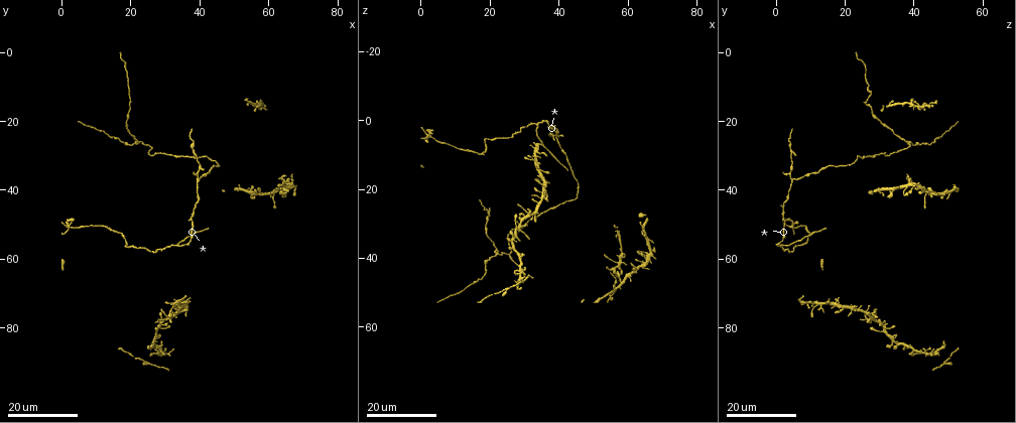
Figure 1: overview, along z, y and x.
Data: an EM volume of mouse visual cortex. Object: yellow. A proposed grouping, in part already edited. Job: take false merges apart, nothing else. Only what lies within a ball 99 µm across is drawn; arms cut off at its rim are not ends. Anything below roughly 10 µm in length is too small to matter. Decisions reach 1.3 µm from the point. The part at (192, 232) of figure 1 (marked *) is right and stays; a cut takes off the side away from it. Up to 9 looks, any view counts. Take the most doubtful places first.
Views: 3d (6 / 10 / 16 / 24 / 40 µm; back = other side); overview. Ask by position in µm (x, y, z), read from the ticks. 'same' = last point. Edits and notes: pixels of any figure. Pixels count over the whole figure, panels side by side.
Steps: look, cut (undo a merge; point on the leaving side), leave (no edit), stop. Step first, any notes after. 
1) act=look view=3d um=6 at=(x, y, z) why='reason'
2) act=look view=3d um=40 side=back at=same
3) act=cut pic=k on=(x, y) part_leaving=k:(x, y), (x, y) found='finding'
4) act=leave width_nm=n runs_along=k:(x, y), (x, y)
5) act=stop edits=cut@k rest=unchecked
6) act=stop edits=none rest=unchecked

act=look view=3d um=24 at=(21.5, 26.0, 39.0)

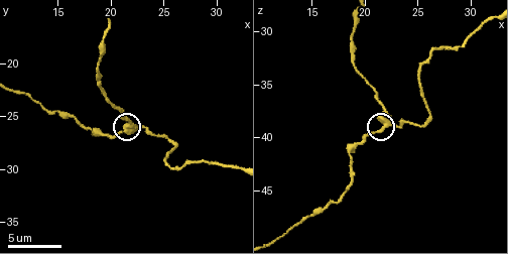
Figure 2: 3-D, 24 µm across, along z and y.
act=look view=3d um=6 at=same

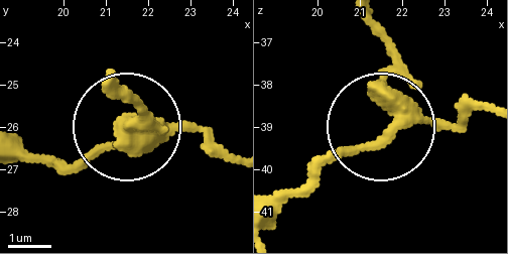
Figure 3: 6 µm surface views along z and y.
act=cut pic=3 on=(140, 107) part_leaving=3:(154, 137), (114, 86) found='a second cell is stuck on'

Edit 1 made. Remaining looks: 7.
act=look view=overview

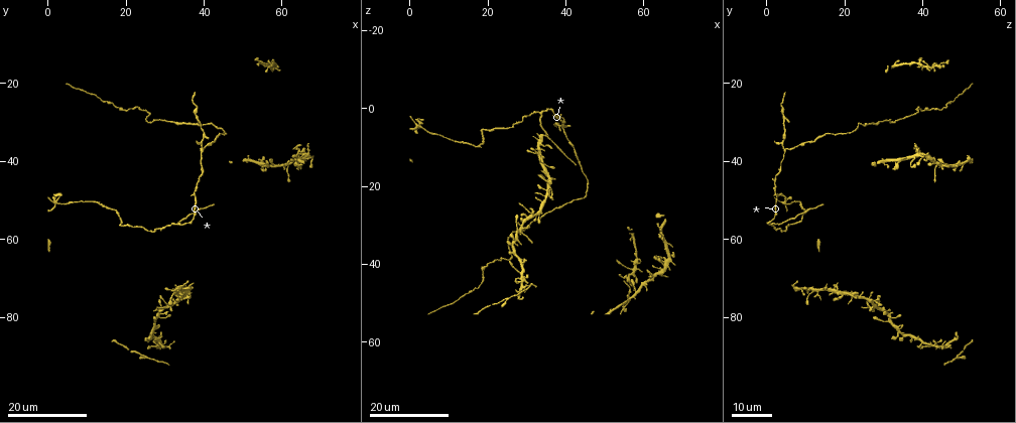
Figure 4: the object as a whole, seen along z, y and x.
act=look view=3d um=16 at=(2.5, 50.5, 4.5) why='thick turns thin'

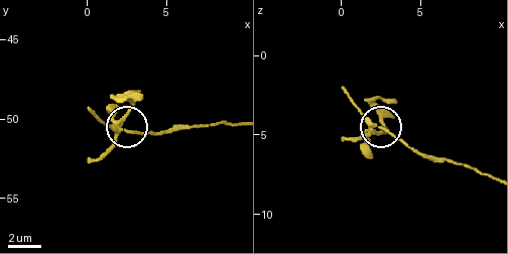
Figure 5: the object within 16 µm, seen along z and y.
act=look view=3d um=6 at=same

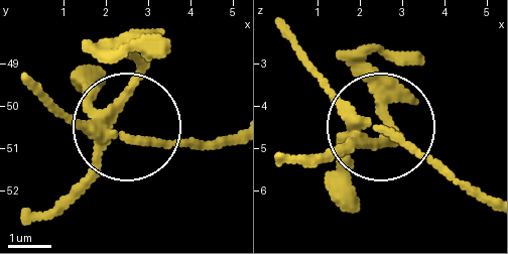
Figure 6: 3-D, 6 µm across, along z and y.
act=cut pic=6 on=(83, 180) part_leaving=6:(102, 122), (91, 172), (37, 216) found='two cells meet here'

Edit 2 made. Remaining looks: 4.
act=look view=3d um=24 at=(28.5, 87.0, 46.5) why='calibre changes'

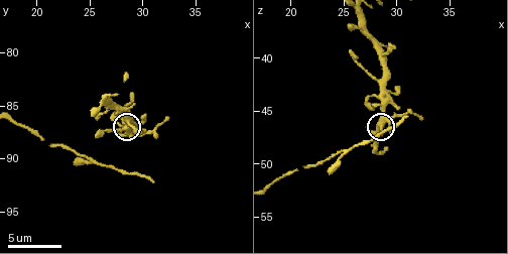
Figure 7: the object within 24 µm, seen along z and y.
act=look view=3d um=10 at=same

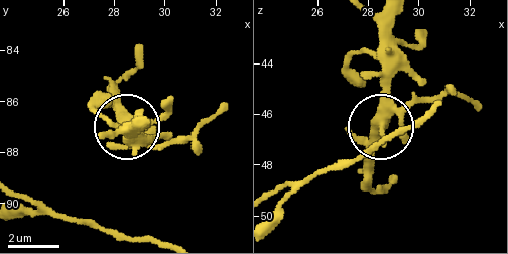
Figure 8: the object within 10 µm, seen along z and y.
act=leave runs_along=8:(388, 18), (386, 125), (407, 105), (451, 90) found='continuous, no second cell'

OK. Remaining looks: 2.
act=look view=3d um=24 at=(19.0, 56.5, 5.5) why='a narrow waist'

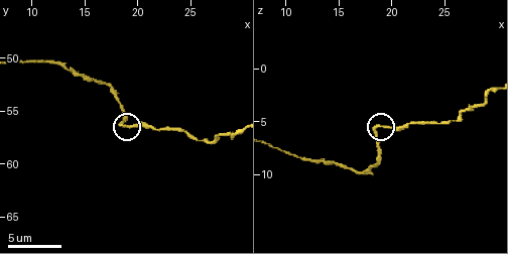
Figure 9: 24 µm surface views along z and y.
act=look view=3d um=6 at=(19.0, 56.4, 5.6)

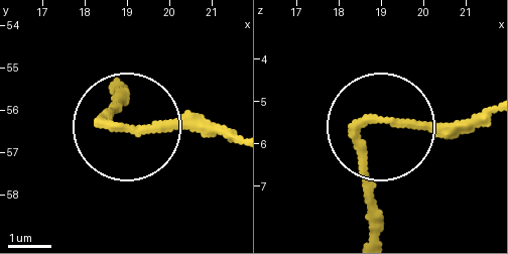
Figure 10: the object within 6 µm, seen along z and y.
act=leave width_nm=180 found='all the same cell'

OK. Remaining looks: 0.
act=stop edits=cut@3,cut@6 rest=unchecked

